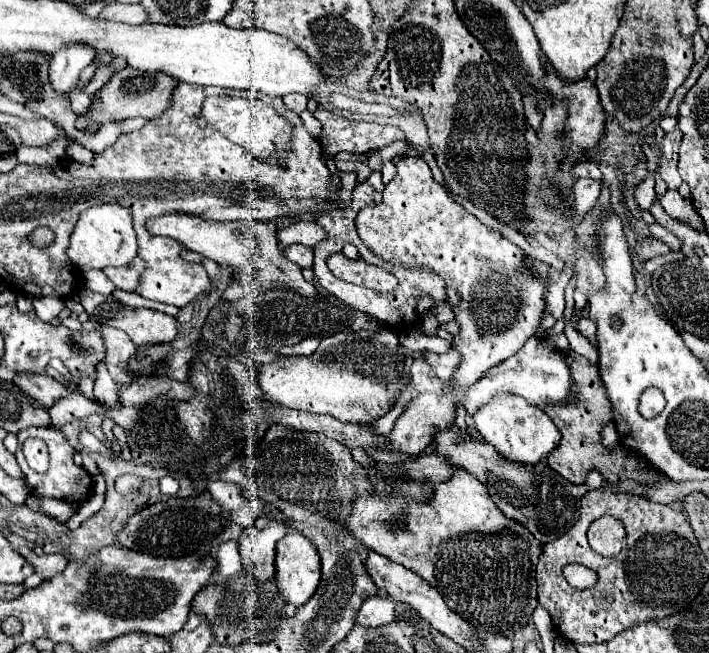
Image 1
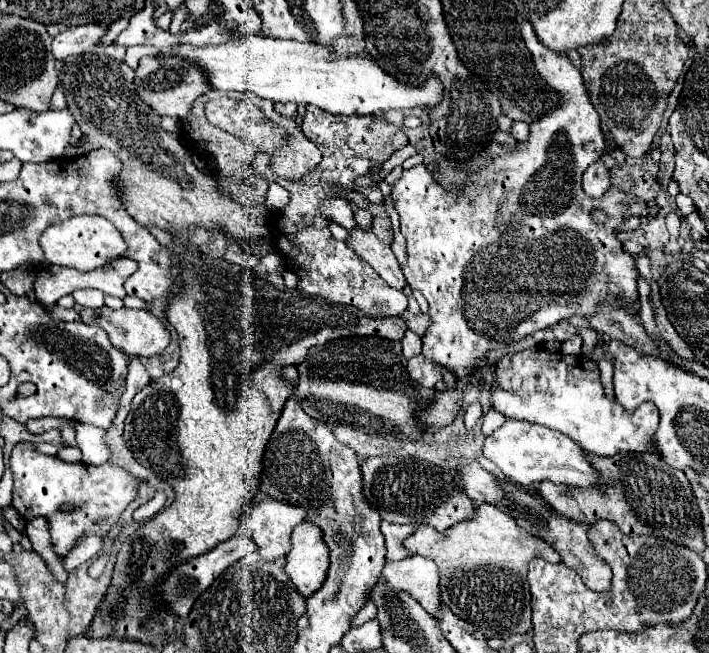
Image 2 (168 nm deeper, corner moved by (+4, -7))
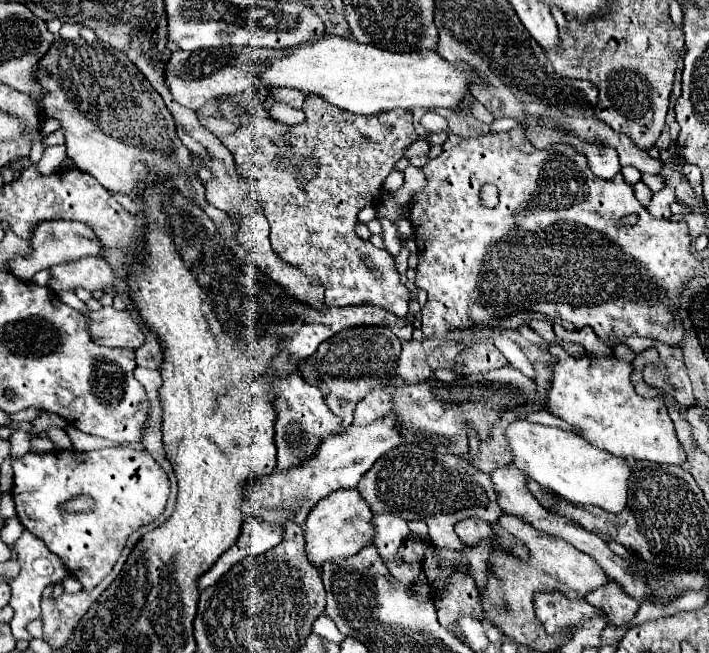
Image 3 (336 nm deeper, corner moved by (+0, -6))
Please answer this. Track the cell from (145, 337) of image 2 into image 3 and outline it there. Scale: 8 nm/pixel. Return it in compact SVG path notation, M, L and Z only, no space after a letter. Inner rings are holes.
M101 307L99 311L91 311L87 319L93 339L101 345L139 349L145 343L143 327L127 309L119 311L115 307Z

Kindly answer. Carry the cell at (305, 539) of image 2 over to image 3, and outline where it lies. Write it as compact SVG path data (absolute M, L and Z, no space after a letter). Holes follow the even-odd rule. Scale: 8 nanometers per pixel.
M339 489L325 497L323 501L319 501L307 515L305 523L305 555L309 563L321 569L327 561L345 559L359 553L365 545L371 543L375 535L371 519L373 513L361 499L357 489Z

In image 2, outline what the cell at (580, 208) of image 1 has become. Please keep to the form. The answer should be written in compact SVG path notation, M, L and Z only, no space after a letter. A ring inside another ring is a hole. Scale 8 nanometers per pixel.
M597 160L593 162L585 174L583 174L583 190L593 196L593 198L599 198L601 194L605 194L605 190L611 186L611 176L609 176L609 168Z

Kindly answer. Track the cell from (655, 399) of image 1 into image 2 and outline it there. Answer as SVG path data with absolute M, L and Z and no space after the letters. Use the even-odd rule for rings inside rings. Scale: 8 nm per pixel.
M531 348L517 352L515 356L505 356L497 364L497 380L493 382L491 400L493 410L509 418L527 420L559 430L575 440L583 450L597 456L615 456L619 452L657 452L653 442L659 426L657 406L653 406L653 402L643 402L633 412L627 412L617 400L605 396L597 364L585 356L565 356L561 352L547 352L543 348Z

